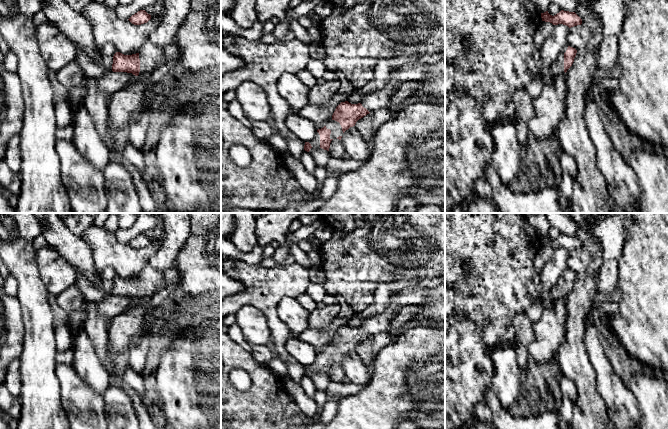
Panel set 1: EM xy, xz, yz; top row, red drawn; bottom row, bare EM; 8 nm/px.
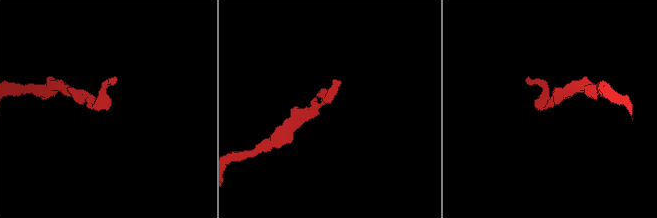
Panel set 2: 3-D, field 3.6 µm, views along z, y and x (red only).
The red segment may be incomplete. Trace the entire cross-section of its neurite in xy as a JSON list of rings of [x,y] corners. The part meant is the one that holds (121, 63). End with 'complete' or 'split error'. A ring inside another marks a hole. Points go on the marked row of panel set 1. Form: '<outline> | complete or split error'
[[[148,40],[136,54],[124,55],[116,52],[113,56],[112,71],[132,73],[135,76],[149,75],[164,62],[162,48]]] | split error

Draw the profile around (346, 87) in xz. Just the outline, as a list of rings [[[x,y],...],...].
[[[343,78],[342,80],[340,80],[340,83],[341,83],[341,85],[338,90],[338,93],[350,95],[351,93],[354,92],[355,87],[346,78]]]

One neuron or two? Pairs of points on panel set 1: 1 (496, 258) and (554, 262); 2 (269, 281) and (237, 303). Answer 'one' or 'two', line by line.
1: two
2: one

